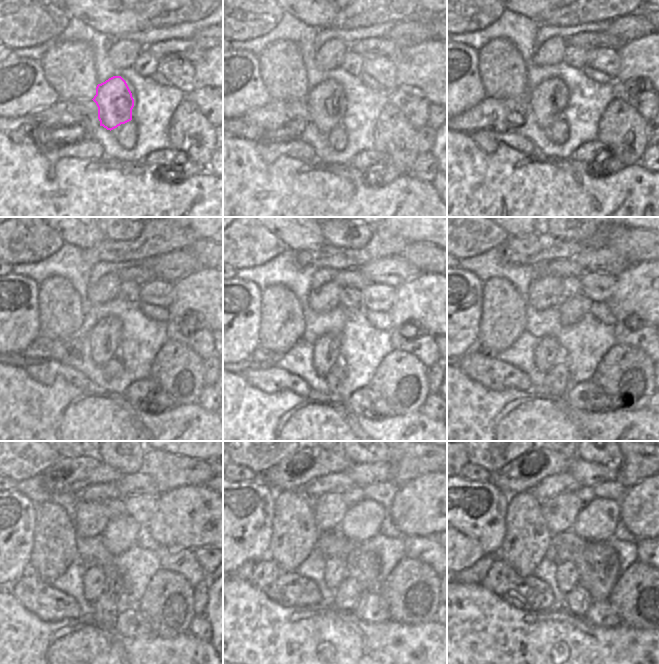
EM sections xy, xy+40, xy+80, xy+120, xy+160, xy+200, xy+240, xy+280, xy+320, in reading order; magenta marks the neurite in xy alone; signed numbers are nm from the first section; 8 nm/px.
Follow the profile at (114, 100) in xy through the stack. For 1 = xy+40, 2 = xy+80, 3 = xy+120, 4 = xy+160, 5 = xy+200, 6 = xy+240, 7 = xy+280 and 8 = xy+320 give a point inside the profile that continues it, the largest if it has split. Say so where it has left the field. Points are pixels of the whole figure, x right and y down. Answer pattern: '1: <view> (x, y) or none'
1: xy+40 (326, 101)
2: xy+80 (548, 101)
3: xy+120 (104, 338)
4: xy+160 (326, 353)
5: xy+200 (548, 352)
6: xy+240 (97, 580)
7: xy+280 (336, 571)
8: xy+320 (566, 573)

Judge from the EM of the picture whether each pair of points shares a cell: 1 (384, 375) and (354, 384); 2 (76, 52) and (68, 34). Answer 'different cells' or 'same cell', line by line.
1: different cells
2: different cells

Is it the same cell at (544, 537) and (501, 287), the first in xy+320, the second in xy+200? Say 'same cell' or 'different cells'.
same cell

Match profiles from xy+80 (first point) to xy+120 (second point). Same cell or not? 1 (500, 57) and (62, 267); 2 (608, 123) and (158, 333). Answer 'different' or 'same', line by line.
1: different
2: different

